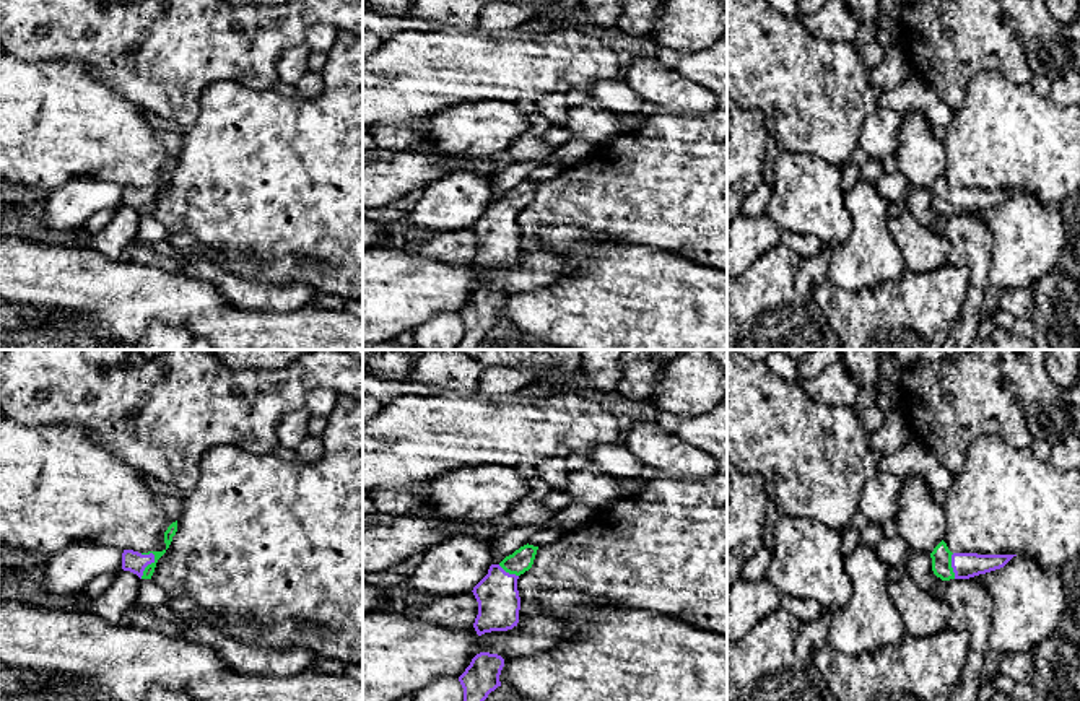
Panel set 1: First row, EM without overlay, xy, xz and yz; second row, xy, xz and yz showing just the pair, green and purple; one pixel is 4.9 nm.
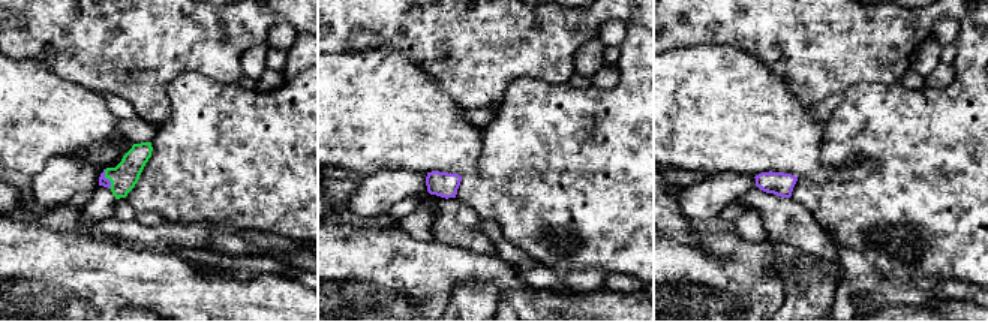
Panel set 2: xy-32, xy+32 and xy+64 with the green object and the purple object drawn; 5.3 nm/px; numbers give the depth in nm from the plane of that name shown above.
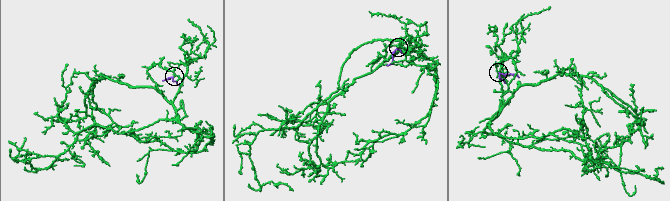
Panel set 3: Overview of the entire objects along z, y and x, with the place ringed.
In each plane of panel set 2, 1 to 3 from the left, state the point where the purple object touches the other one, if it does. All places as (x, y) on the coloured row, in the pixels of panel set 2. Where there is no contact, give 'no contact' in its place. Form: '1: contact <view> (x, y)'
1: contact xy-32 (108, 178)
2: no contact
3: no contact

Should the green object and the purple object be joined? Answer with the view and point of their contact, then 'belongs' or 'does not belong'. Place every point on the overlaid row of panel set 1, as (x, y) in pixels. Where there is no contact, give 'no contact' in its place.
meets green in xy at (148, 565); belongs

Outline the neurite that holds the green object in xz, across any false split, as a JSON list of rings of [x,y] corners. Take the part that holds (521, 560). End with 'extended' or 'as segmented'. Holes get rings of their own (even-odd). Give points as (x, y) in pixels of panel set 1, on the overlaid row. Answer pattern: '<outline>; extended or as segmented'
[[[524,545],[499,564],[491,564],[488,574],[473,587],[478,615],[473,628],[478,636],[491,631],[507,631],[517,626],[520,597],[517,579],[533,564],[538,546]]]; extended

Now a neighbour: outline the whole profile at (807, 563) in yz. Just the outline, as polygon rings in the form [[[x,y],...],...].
[[[781,516],[766,579],[781,595],[815,600],[838,612],[852,592],[841,543],[843,533],[838,529],[805,517]]]

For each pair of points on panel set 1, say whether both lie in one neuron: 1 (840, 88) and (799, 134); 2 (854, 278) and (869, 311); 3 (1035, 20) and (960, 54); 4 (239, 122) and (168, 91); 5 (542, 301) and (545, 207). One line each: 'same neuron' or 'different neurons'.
1: same neuron
2: different neurons
3: same neuron
4: different neurons
5: different neurons

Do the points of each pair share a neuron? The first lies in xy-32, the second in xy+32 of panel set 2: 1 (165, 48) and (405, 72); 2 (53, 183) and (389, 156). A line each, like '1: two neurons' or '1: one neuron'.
1: two neurons
2: two neurons

